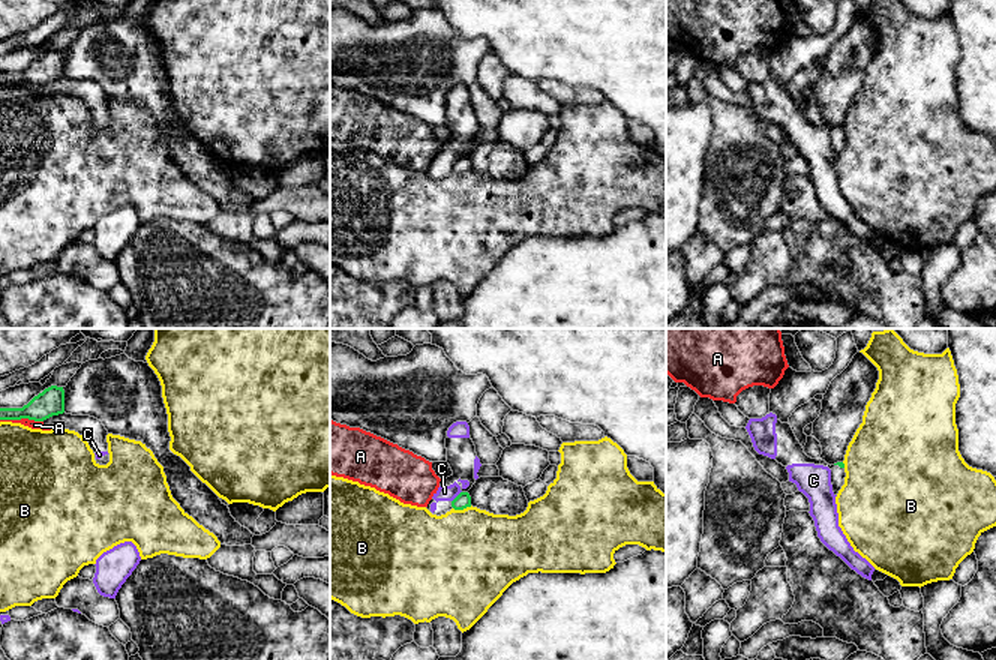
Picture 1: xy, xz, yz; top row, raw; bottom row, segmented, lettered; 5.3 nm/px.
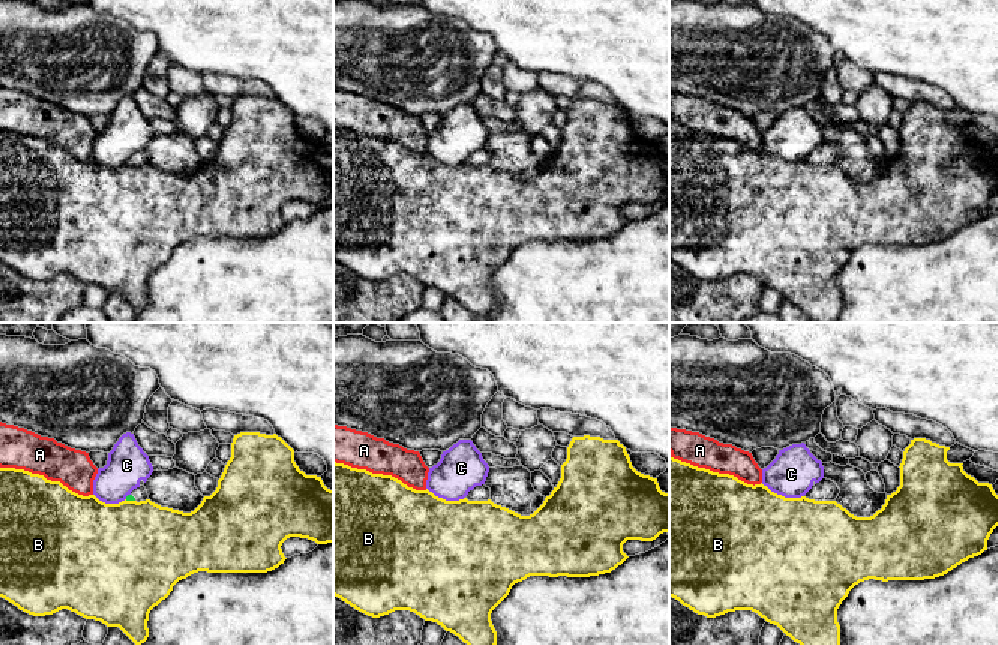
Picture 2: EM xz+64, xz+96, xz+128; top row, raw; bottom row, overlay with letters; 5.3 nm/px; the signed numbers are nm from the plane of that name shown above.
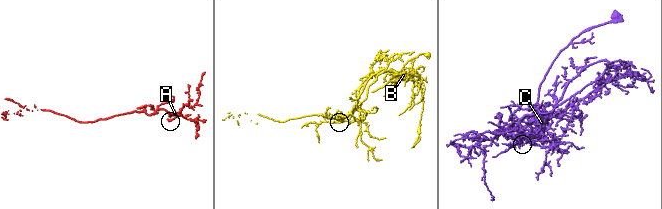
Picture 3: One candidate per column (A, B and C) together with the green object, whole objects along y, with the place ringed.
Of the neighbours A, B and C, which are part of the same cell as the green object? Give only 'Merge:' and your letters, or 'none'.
Merge: none

